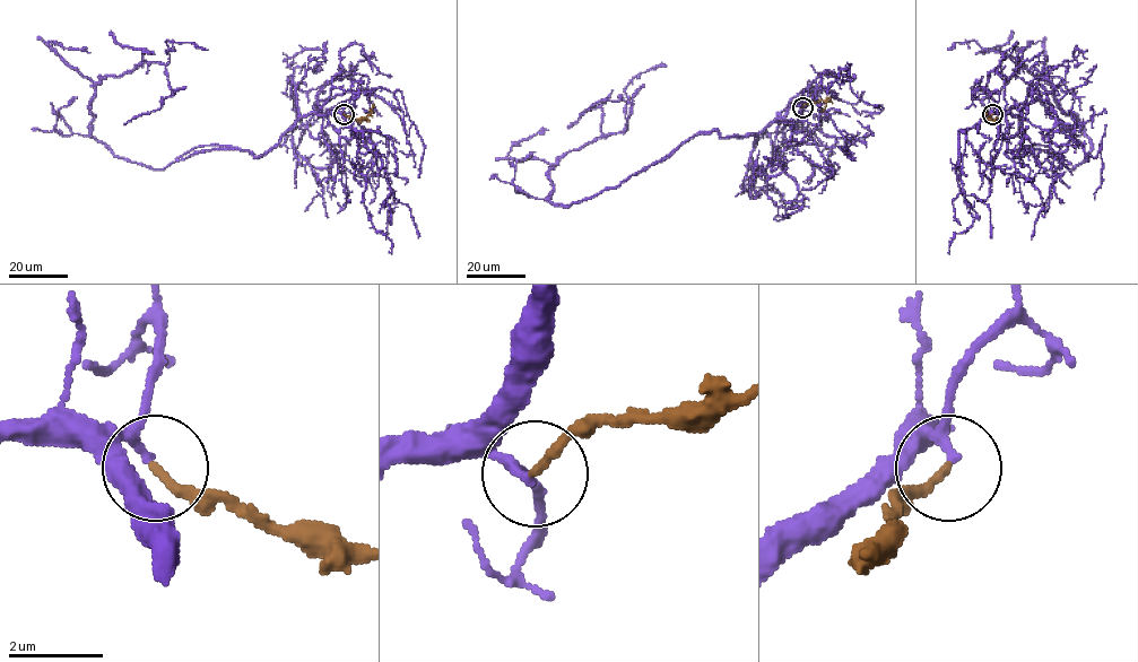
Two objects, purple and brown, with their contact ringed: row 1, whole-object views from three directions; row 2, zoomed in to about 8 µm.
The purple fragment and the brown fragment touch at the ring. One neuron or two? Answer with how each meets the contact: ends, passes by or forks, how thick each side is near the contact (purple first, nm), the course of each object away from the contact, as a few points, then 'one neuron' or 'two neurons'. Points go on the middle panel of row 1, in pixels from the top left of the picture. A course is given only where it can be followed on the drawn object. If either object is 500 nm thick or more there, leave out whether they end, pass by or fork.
purple passes by; brown ends there; 170 nm thick on the purple side, 200 nm on the other; purple runs (801, 107), (758, 133), (694, 134), (555, 206), (553, 166), (623, 131), (632, 105), (582, 115); brown runs (802, 107), (826, 99), (832, 104); one neuron

